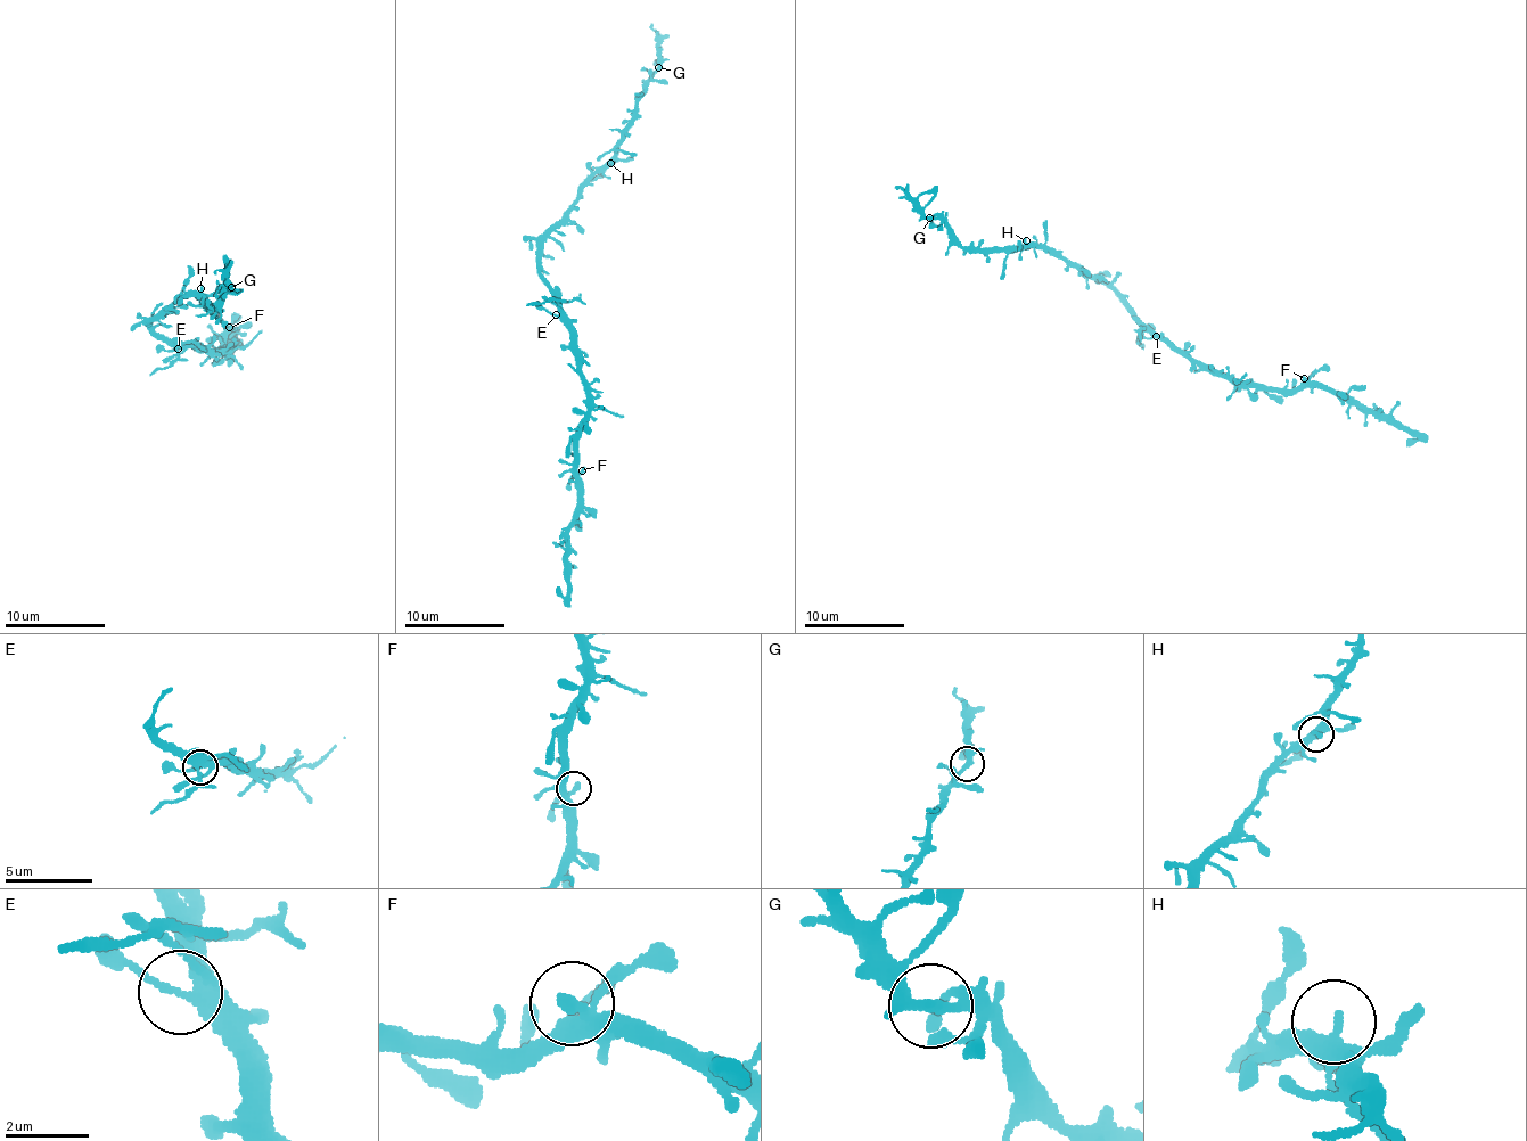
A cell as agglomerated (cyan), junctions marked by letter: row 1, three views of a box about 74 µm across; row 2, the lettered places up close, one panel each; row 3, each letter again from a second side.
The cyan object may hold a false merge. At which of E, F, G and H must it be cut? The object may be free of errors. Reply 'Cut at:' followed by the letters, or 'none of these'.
Cut at: none of these

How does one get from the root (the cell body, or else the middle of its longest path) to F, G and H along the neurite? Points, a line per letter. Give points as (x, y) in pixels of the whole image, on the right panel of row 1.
F: (1143, 329), (1154, 329), (1192, 360), (1200, 360), (1231, 378), (1267, 388), (1299, 390), (1307, 383), (1304, 378)
G: (1143, 329), (1124, 300), (1109, 286), (1041, 247), (984, 251), (966, 247), (952, 229), (930, 216)
H: (1143, 329), (1124, 300), (1109, 286), (1026, 240)

